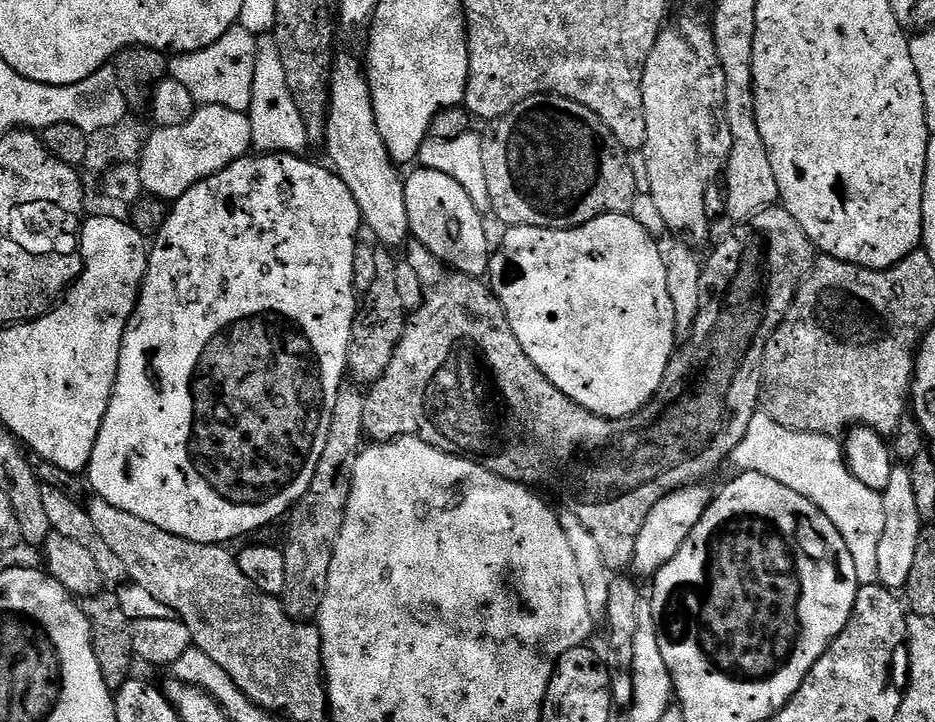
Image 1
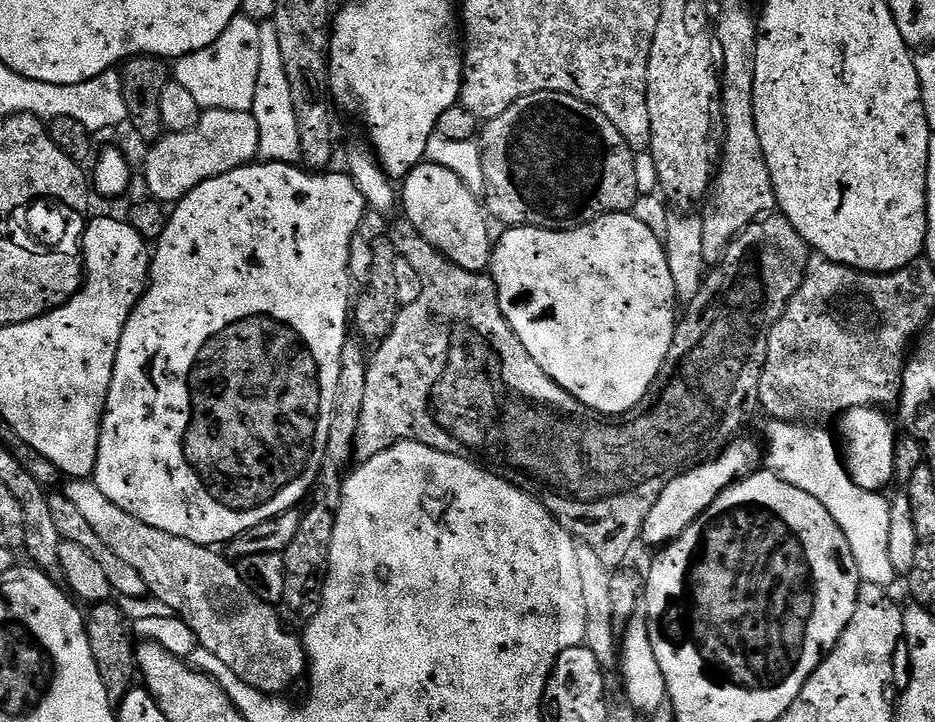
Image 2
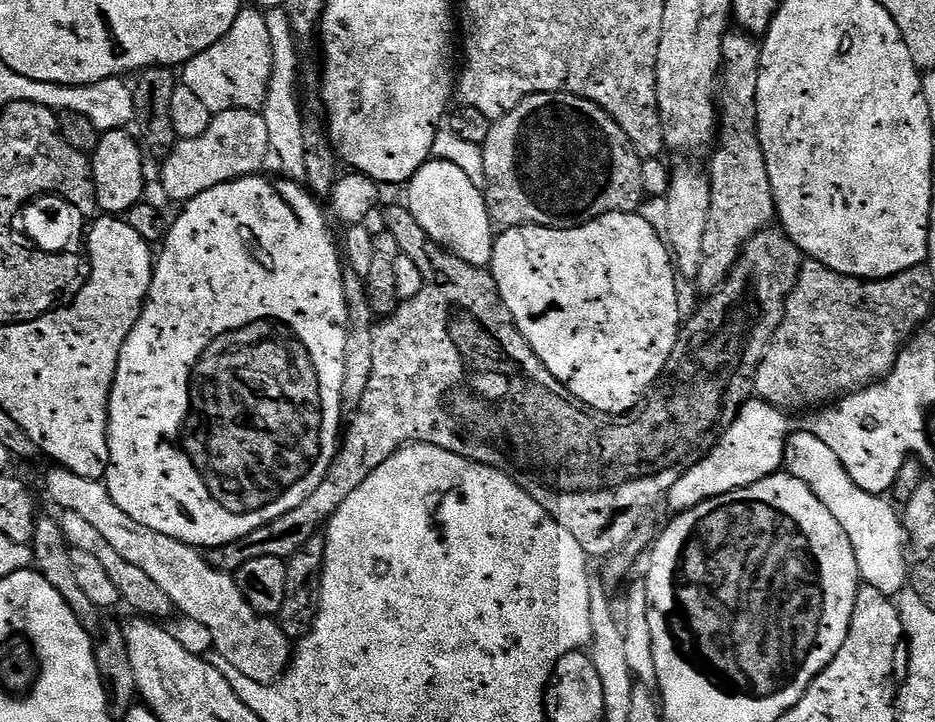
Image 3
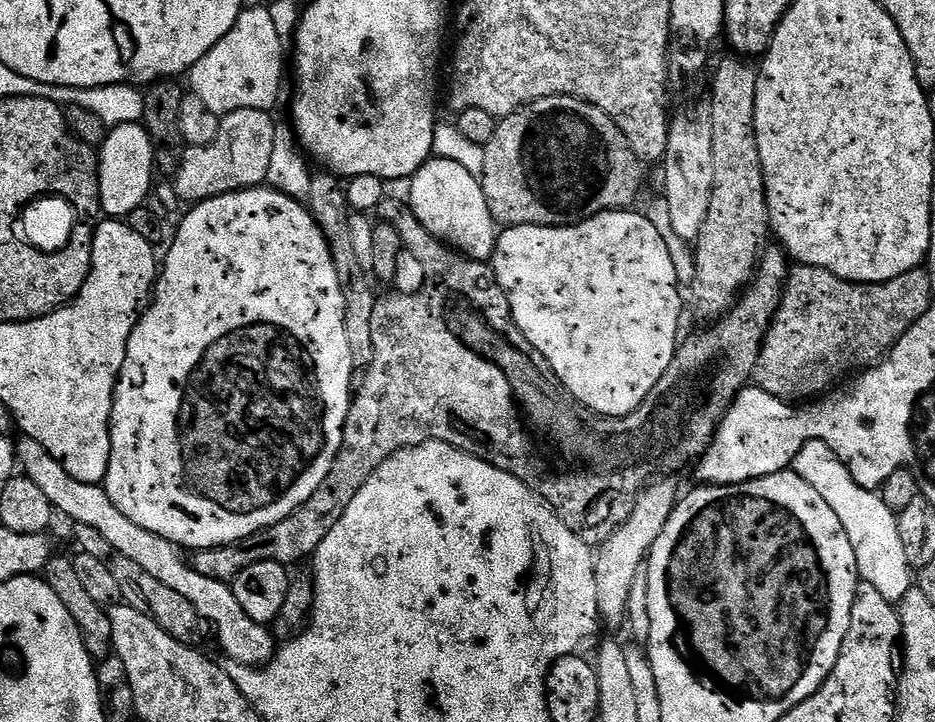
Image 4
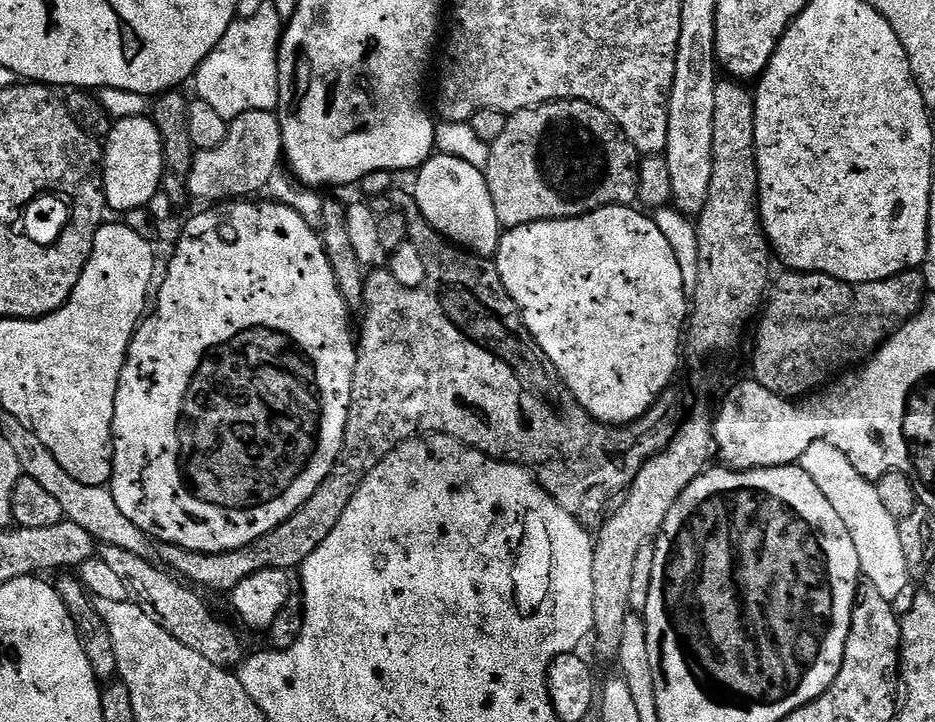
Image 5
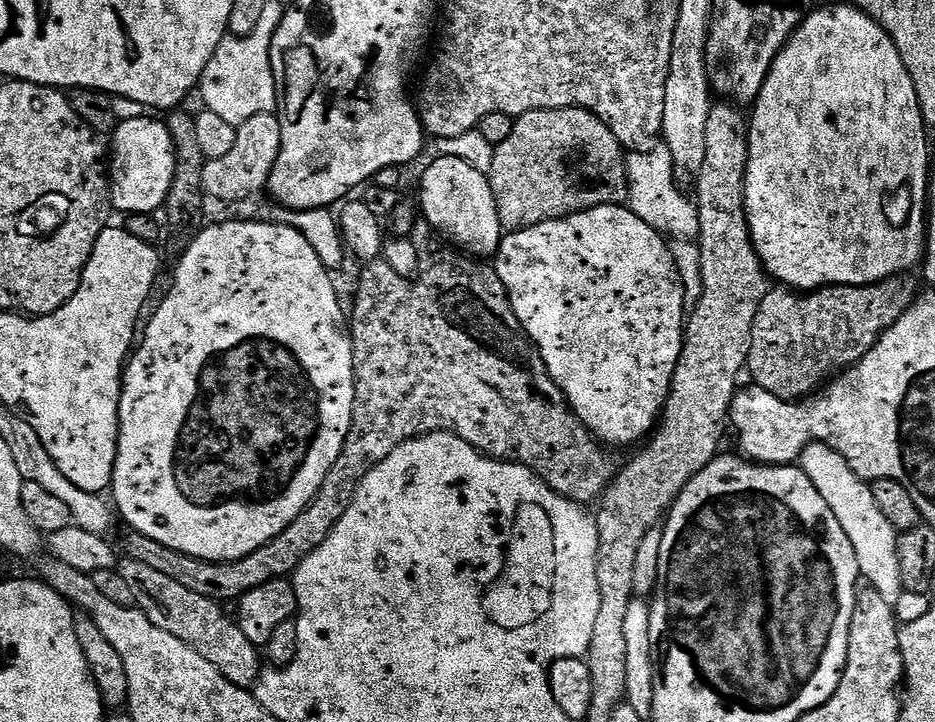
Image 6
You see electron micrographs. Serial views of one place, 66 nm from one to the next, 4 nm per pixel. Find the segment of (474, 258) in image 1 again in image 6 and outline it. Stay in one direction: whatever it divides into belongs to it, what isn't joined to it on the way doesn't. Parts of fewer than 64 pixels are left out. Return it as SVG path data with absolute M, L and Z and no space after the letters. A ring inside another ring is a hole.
M437 155L435 159L420 180L418 195L418 208L423 219L424 216L428 219L425 220L427 227L447 238L453 245L465 244L472 248L468 250L473 257L495 257L500 251L502 229L487 175L462 162L462 158Z

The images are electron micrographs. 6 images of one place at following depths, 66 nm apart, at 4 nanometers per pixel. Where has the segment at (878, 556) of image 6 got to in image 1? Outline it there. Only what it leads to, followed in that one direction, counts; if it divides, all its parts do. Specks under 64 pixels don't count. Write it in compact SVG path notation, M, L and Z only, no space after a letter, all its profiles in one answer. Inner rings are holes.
M757 414L750 422L750 430L746 430L746 438L742 438L738 446L734 446L730 464L736 467L737 473L766 474L766 478L774 478L774 482L782 482L782 486L790 486L794 494L802 494L802 498L814 502L814 506L818 506L818 510L822 510L822 514L826 514L826 518L834 522L838 534L842 534L842 542L846 542L846 550L850 550L850 558L854 558L854 571L858 573L861 584L874 584L879 581L878 542L882 542L882 530L886 526L886 510L882 510L884 497L881 493L870 490L870 486L858 482L858 478L854 478L854 474L848 469L839 439L822 434L795 432L786 426L778 426L778 422L768 416Z

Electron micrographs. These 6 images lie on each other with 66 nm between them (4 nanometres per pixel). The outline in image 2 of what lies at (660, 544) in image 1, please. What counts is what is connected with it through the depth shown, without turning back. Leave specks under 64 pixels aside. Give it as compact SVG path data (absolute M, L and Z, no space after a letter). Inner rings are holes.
M737 438L731 444L727 444L714 460L707 460L697 468L692 468L688 472L683 472L674 482L658 494L658 502L650 506L650 514L646 514L646 522L642 533L643 543L663 546L672 540L678 539L695 520L701 516L708 507L716 501L720 495L737 480L743 480L745 476L751 476L757 471L759 462L762 460L762 448L759 443L752 440Z

